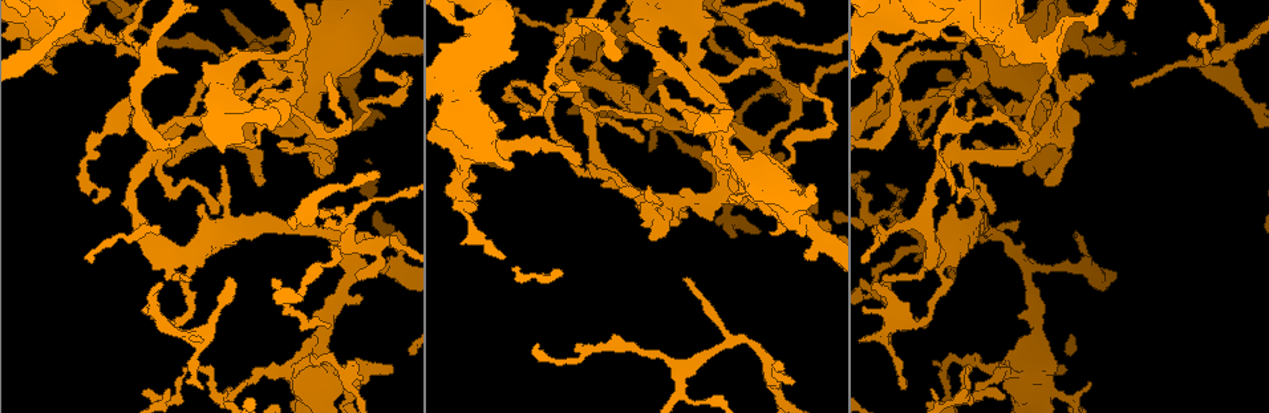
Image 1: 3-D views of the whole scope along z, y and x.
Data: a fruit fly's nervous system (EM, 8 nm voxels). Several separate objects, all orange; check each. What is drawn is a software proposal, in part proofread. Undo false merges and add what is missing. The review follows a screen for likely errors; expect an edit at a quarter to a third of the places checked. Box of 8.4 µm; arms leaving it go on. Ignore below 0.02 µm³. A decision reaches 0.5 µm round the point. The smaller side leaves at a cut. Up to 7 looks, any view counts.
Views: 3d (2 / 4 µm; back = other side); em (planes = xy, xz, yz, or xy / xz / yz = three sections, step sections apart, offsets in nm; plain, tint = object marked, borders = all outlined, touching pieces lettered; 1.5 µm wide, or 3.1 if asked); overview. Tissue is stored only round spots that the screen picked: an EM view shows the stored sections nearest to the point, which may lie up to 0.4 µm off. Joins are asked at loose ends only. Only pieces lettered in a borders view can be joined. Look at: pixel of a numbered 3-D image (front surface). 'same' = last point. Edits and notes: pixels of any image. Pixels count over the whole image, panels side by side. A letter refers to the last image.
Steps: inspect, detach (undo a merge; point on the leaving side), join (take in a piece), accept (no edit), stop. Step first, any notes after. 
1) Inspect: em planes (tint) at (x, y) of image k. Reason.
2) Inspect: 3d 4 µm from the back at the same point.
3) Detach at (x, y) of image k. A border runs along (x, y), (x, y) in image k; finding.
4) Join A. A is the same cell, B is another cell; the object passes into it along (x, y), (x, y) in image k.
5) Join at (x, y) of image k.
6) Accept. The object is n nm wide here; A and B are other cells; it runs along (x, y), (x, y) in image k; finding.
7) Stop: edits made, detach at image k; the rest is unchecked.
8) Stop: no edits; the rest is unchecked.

Inspect: em xz step 4 (tint) at (593, 51) of image 1.

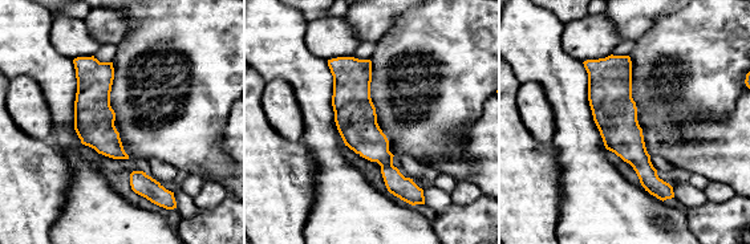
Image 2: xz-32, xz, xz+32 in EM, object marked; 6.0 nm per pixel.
Inspect: em planes (borders) at the same point. Another direction.

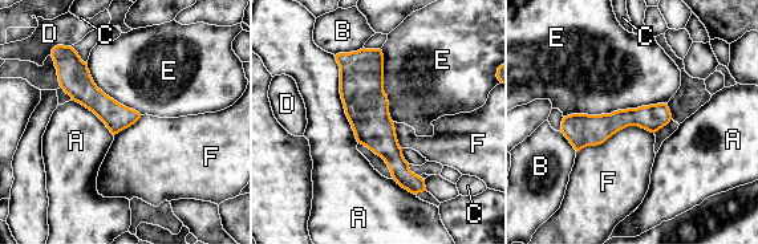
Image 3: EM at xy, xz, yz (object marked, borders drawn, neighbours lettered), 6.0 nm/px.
Accept. A, B, C, D, E and F are other cells; it runs along (339, 57), (420, 186) in image 3; one cell here.

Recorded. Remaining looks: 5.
Inspect: 3d 4 µm from the back at (954, 278) of image 1. Branch stops here.

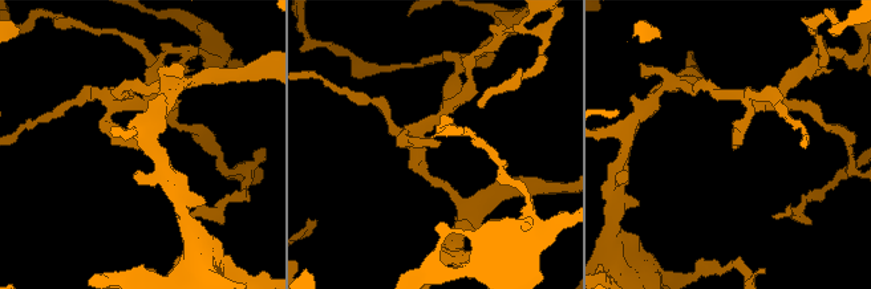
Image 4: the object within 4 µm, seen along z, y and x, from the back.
Inspect: em planes (tint) at (137, 147) of image 4. Shape alone is not enough.

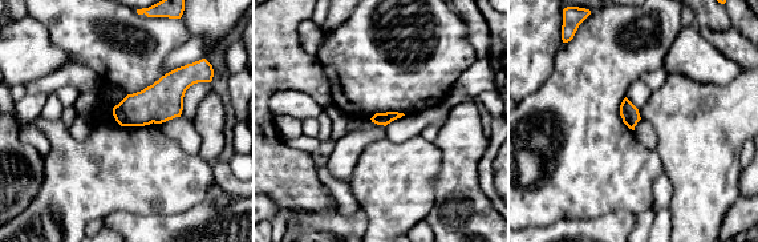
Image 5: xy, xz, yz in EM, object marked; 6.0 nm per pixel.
Inspect: em planes (borders) at the same point.

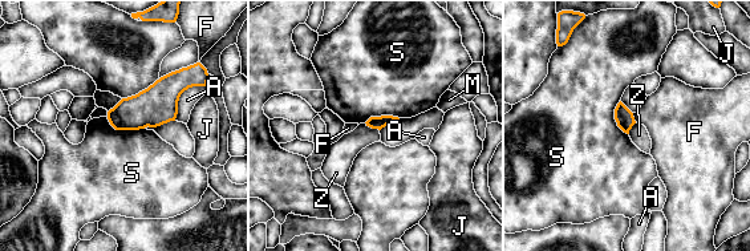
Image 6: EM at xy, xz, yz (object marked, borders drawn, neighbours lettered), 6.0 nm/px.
Accept. A, F, J, M, S and Z are other cells; a border runs along (106, 116), (116, 129), (144, 129) in image 6; none of them fits.

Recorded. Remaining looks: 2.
Inspect: em xy step 4 (borders) at (792, 383) of image 1. Tapers out.

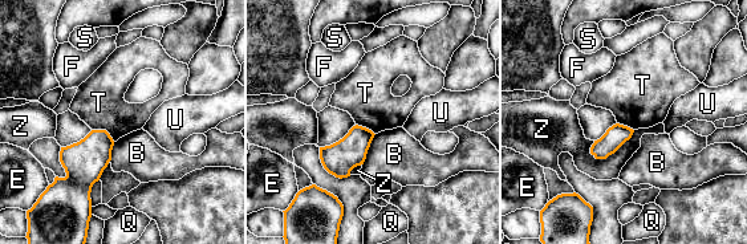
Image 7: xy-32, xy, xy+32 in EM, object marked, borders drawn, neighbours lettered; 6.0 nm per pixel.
Inspect: em planes (borders) at the same point. Another direction.

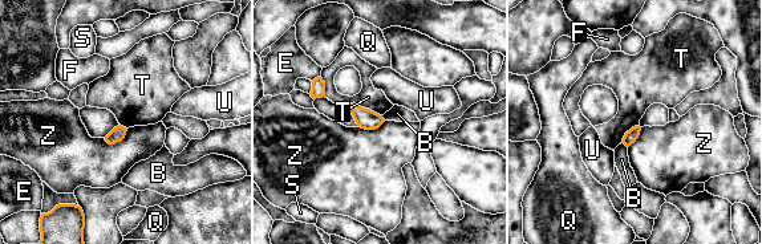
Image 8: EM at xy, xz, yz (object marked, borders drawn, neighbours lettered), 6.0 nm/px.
Accept. B, E, F, Q, S, T, U and Z are other cells; a border runs along (347, 106), (356, 102), (381, 116) in image 8; none of them fits.

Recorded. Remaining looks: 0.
Stop: no edits; the rest is unchecked.

